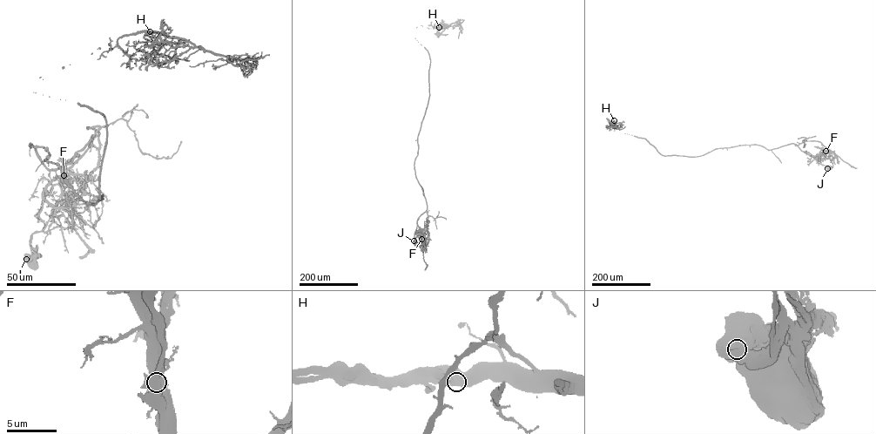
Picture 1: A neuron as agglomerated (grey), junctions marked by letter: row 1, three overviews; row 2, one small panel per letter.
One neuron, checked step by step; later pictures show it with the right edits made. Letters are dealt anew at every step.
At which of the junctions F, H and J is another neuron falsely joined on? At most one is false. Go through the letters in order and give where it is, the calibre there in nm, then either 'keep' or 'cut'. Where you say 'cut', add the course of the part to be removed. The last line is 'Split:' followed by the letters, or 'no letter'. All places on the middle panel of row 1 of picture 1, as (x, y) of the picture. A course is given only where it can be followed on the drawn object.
F: place (421, 239); calibre 1250 nm; cut; course (421, 239), (423, 258), (427, 265), (425, 270)
H: place (439, 27); calibre 1100 nm; keep
J: place (414, 240); calibre 1150 nm; keep
Split: F

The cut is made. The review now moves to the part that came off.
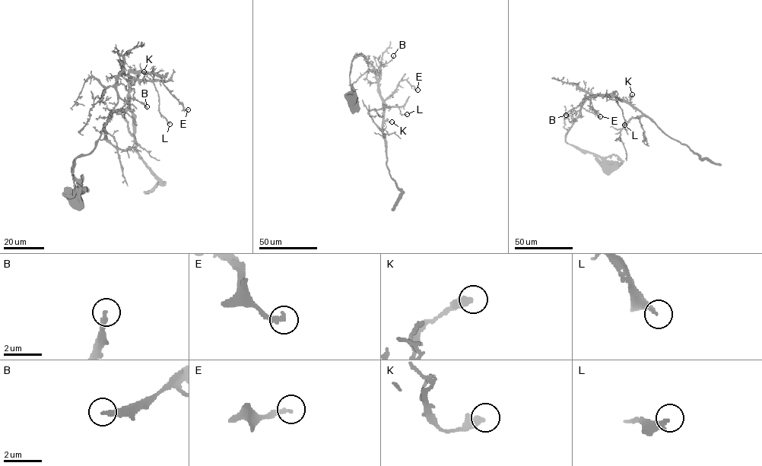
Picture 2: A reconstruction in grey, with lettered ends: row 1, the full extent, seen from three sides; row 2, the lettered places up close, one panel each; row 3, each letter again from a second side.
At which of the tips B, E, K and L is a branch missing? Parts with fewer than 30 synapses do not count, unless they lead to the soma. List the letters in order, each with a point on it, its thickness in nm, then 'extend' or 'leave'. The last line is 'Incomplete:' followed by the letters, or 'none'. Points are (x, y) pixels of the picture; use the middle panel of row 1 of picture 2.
B: place (393, 55); calibre 190 nm; leave
E: place (417, 90); calibre 220 nm; leave
K: place (392, 122); calibre 400 nm; leave
L: place (407, 114); calibre 280 nm; leave
Incomplete: none

